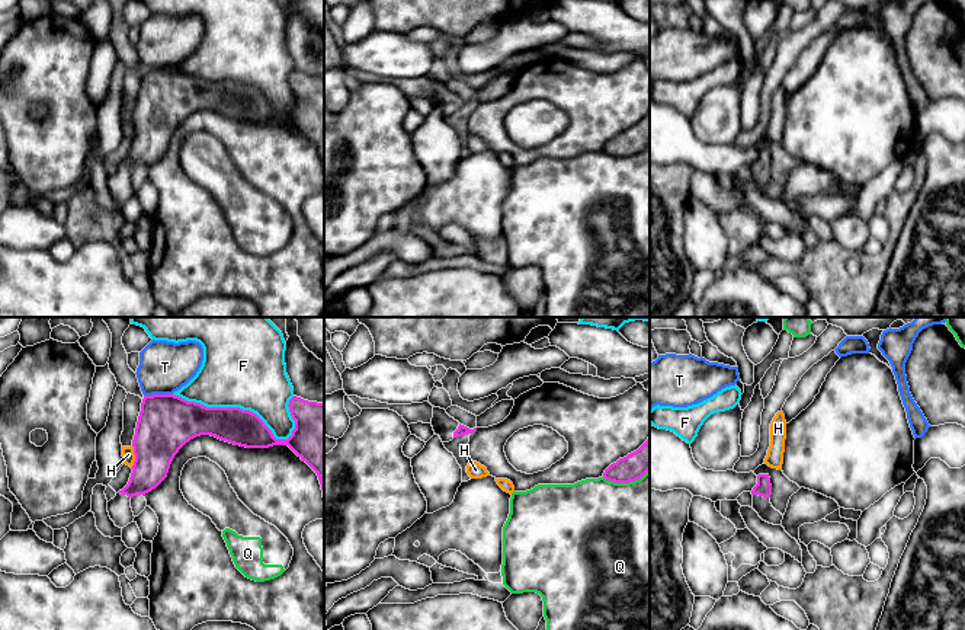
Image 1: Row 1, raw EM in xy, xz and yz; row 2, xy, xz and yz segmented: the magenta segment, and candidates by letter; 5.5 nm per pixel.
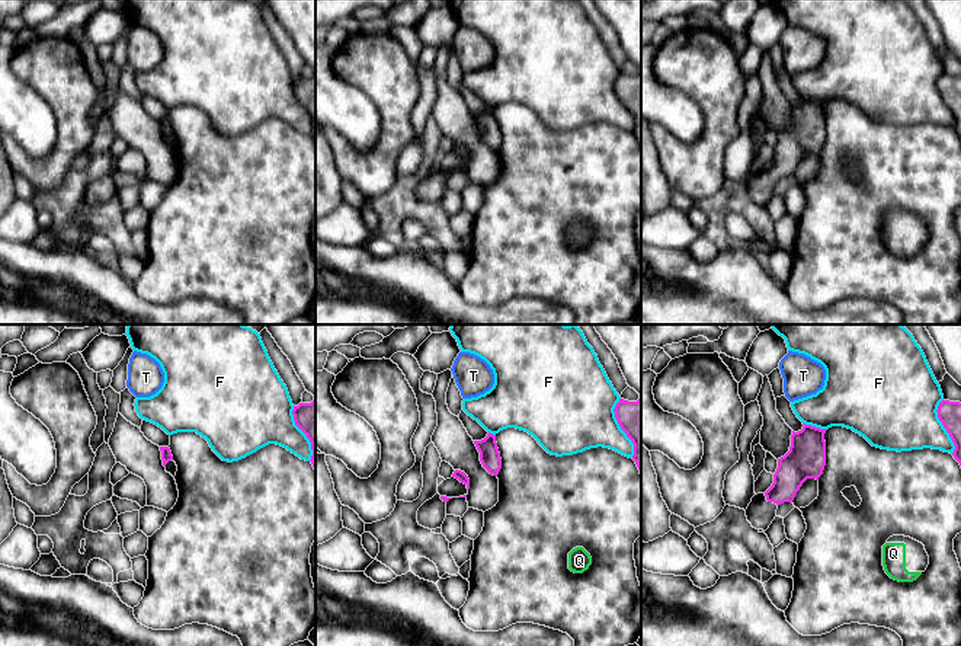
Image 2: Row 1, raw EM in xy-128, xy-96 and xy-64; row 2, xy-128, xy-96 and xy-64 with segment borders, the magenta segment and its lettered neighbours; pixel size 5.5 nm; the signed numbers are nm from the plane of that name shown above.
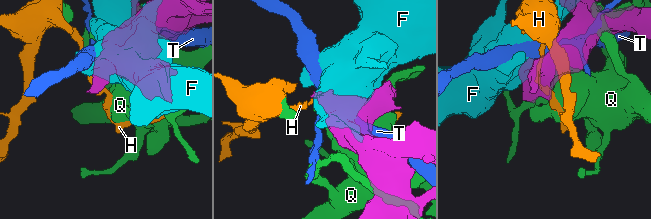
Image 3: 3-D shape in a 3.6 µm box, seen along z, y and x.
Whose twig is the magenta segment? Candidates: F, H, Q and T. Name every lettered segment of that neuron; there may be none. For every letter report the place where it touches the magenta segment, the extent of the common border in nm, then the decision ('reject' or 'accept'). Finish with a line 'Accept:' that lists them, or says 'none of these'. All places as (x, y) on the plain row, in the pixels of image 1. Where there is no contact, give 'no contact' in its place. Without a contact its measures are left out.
F: contact xy (237, 82); length 700 nm; reject
H: contact xy (135, 131); length 130 nm; reject
Q: contact xz (625, 156); length 260 nm; reject
T: contact xy (157, 69); length 160 nm; reject
Accept: none of these

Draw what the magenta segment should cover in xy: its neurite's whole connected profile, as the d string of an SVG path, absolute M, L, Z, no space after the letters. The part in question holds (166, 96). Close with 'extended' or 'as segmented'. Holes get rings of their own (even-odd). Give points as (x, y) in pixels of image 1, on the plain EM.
M174 68L144 70L132 113L132 147L128 159L108 176L110 194L119 202L131 198L135 192L131 172L156 163L167 151L179 124L201 109L246 122L288 119L317 147L324 172L324 77L294 70L288 81L295 103L288 113L276 113L250 84L206 81Z; extended

